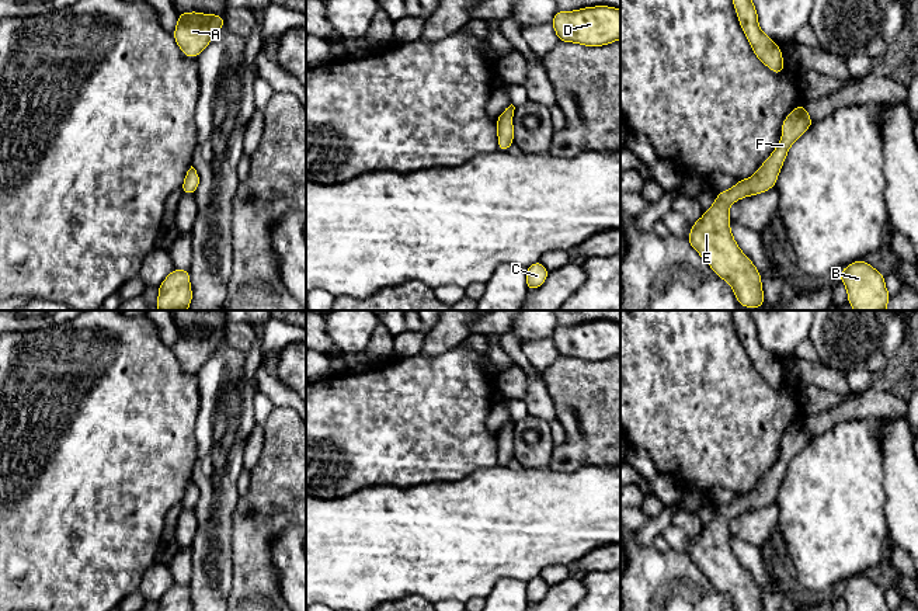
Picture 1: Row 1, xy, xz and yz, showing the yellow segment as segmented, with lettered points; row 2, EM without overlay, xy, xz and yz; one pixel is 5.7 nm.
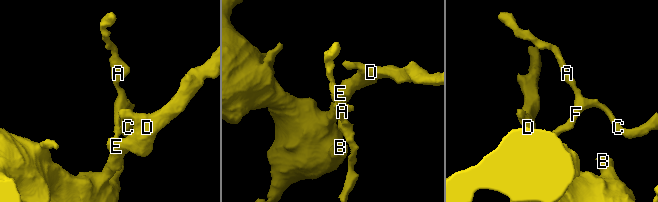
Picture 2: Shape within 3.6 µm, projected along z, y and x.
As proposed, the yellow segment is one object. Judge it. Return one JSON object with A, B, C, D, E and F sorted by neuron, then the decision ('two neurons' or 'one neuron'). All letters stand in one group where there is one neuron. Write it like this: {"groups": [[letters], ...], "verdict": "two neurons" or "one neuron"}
{"groups": [["A", "B", "C", "D", "E", "F"]], "verdict": "one neuron"}

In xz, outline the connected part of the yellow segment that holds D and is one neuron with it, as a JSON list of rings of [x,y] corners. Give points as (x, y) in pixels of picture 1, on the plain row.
[[[608,320],[557,324],[552,340],[560,357],[604,361],[620,354],[620,324]]]

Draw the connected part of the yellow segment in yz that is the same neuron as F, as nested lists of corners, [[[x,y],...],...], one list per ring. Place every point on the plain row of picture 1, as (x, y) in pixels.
[[[806,417],[792,424],[782,437],[780,456],[759,485],[750,493],[737,496],[730,504],[717,507],[714,518],[692,538],[686,555],[712,584],[731,600],[736,611],[764,611],[764,604],[761,587],[731,549],[729,521],[744,511],[762,508],[775,501],[790,461],[813,438]]]

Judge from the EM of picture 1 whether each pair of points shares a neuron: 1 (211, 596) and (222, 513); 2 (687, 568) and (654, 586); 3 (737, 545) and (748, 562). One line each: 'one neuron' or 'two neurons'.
1: one neuron
2: one neuron
3: one neuron

